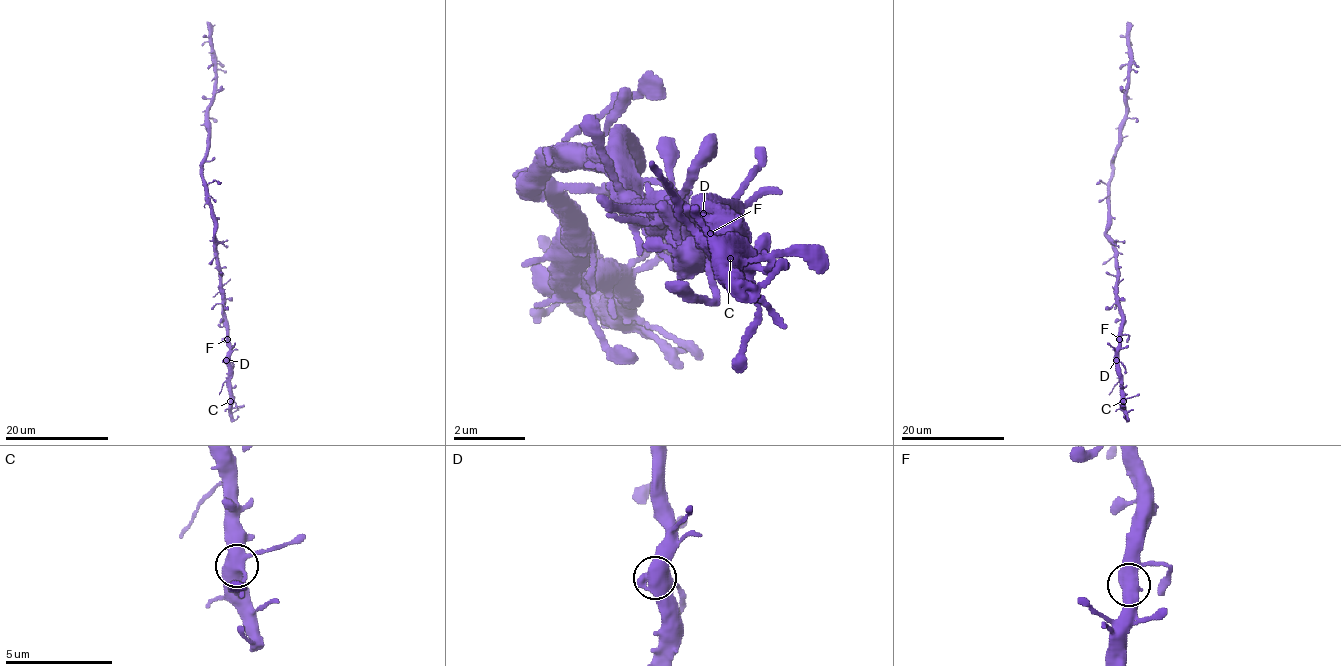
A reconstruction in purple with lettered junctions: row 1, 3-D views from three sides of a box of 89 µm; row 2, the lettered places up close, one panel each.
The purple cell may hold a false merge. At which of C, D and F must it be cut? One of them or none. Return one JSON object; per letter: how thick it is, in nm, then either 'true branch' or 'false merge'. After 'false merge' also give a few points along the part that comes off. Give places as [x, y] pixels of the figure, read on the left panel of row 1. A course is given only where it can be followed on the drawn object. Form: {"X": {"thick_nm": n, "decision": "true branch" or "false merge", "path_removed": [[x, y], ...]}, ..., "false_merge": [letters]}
{"C": {"thick_nm": 550, "decision": "true branch"}, "D": {"thick_nm": 480, "decision": "true branch"}, "F": {"thick_nm": 550, "decision": "true branch"}, "false_merge": []}

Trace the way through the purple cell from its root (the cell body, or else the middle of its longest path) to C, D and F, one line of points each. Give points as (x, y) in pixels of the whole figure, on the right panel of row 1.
C: (1107, 222), (1107, 241), (1115, 259), (1116, 304), (1121, 317), (1118, 377), (1123, 401)
D: (1107, 222), (1107, 241), (1115, 259), (1116, 304), (1121, 317), (1116, 360)
F: (1107, 222), (1107, 241), (1115, 259), (1116, 304), (1121, 317), (1119, 339)

